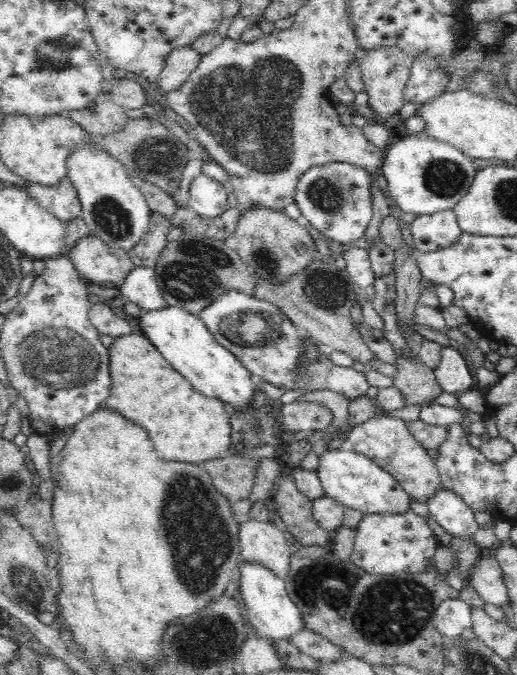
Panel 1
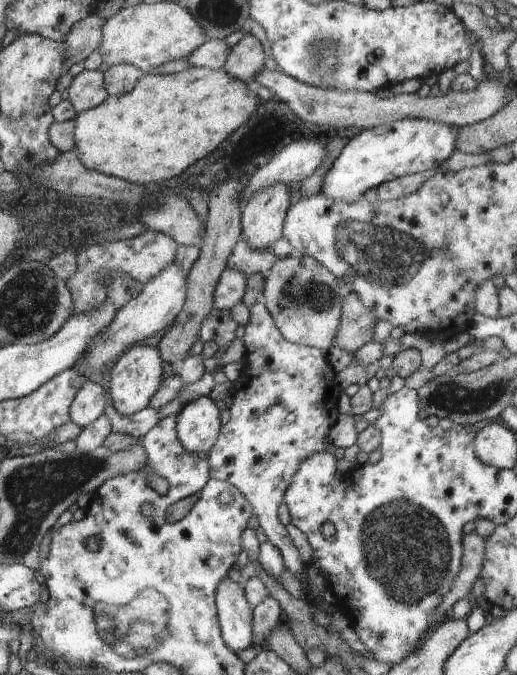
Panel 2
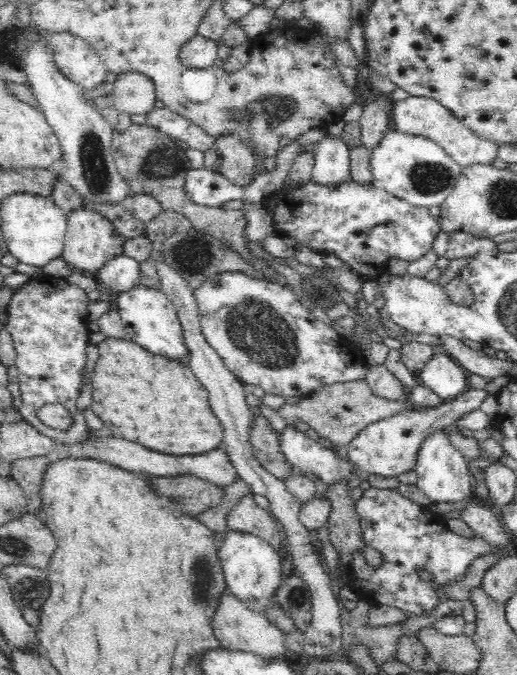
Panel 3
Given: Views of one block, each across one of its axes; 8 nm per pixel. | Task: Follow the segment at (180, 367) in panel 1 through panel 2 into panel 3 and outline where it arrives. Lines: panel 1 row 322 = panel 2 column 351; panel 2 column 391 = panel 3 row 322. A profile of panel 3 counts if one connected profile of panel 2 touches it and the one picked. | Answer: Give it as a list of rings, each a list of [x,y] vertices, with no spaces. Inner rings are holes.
[[[134,286],[126,292],[120,292],[120,296],[114,304],[116,304],[116,308],[122,316],[122,324],[124,324],[126,332],[134,344],[142,346],[150,354],[174,358],[174,360],[180,360],[186,364],[188,350],[184,346],[182,324],[178,320],[178,312],[176,312],[174,302],[166,294],[162,294],[162,290],[146,288],[146,286]]]

